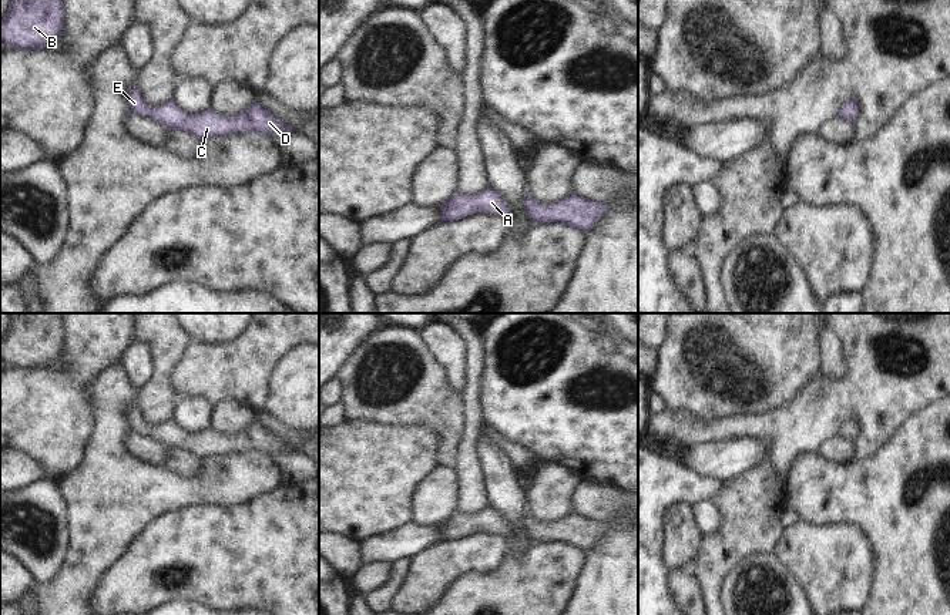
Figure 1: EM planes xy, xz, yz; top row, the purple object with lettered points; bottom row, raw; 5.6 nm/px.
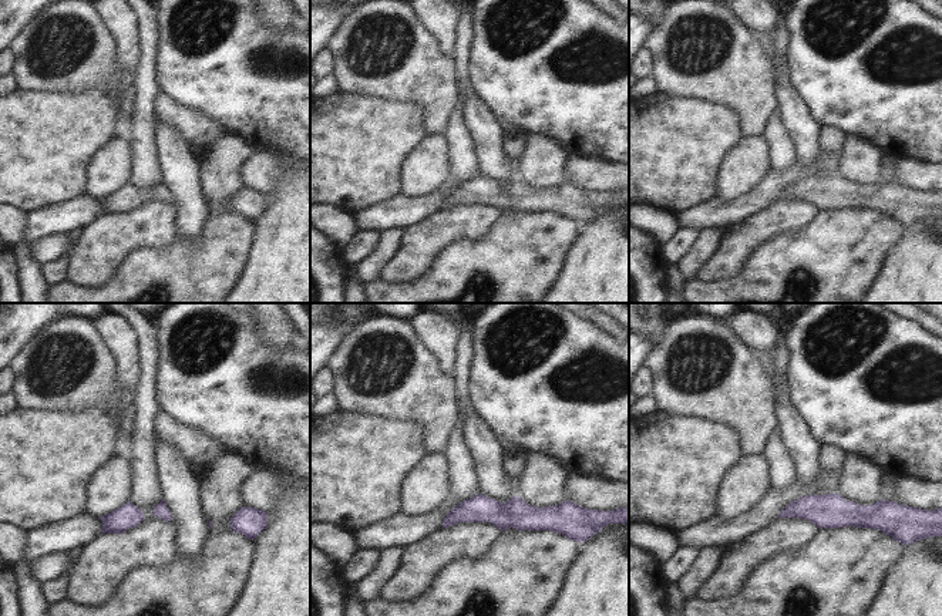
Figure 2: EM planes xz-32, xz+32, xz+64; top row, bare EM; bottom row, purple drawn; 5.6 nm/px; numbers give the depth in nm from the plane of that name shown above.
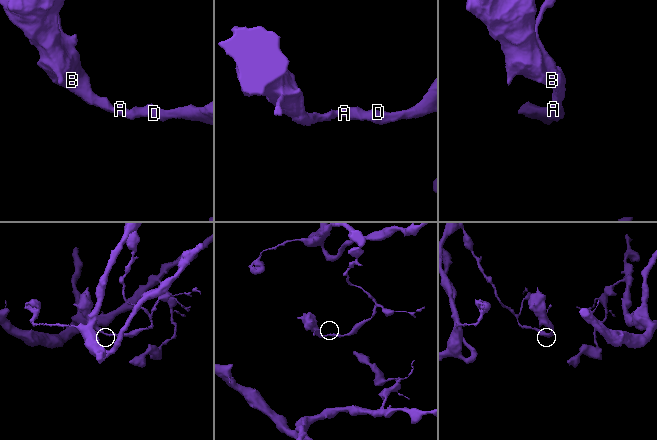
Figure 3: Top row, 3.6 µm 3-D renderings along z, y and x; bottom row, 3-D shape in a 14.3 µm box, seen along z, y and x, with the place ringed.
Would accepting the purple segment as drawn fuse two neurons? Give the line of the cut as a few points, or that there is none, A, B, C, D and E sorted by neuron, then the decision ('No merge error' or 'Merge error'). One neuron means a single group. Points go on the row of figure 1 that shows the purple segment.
No split. Groups: A B C D E. No merge error

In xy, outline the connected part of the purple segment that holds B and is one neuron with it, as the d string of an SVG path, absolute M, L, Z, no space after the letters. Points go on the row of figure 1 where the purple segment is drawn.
M10 0L4 17L0 20L0 38L7 48L23 51L51 48L58 44L64 30L63 0Z

